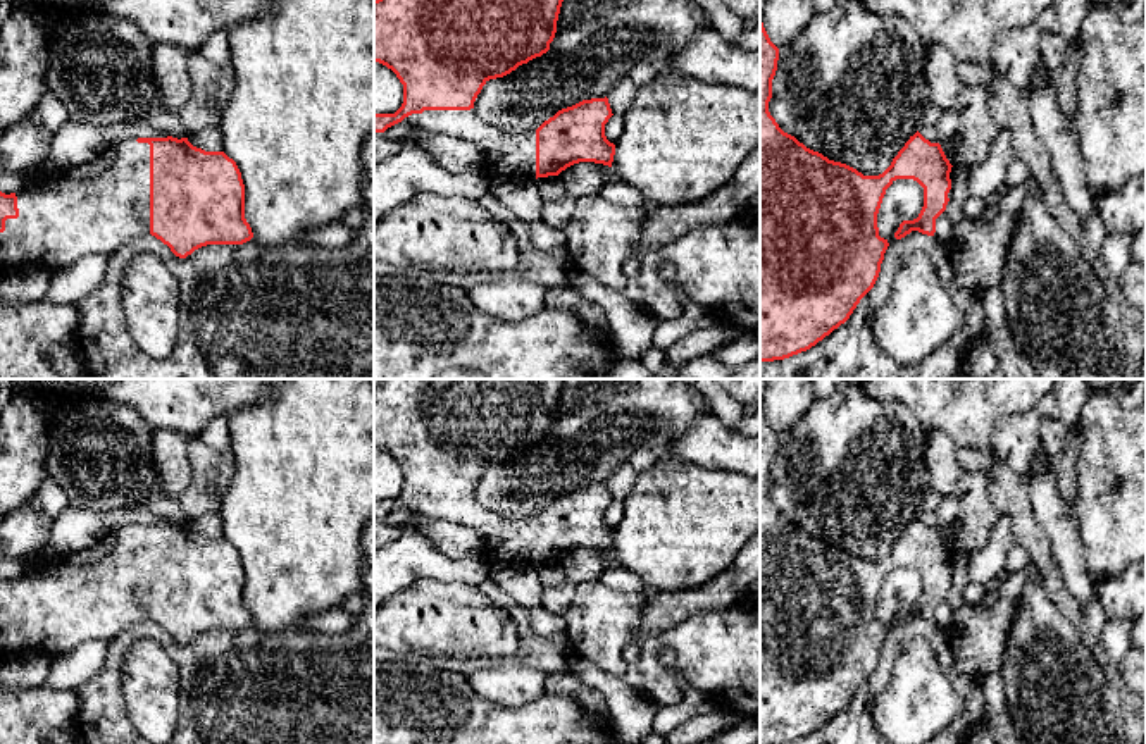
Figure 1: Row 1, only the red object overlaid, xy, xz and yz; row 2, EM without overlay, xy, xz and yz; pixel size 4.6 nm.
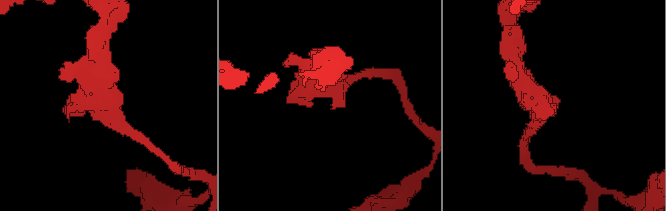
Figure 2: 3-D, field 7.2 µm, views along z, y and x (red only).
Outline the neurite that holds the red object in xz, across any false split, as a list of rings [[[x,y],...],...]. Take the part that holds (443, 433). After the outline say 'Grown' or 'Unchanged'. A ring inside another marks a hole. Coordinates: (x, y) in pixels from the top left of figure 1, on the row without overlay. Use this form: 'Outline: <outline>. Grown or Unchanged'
Outline: [[[384,379],[374,386],[374,448],[391,455],[403,470],[403,489],[395,499],[374,499],[374,518],[384,518],[388,513],[410,503],[415,513],[422,512],[424,496],[470,496],[489,465],[503,463],[515,456],[519,451],[541,443],[550,436],[550,429],[557,418],[557,406],[564,379]]]. Grown

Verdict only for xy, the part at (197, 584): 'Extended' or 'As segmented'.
As segmented

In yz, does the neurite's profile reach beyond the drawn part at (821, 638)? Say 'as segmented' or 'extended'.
as segmented

